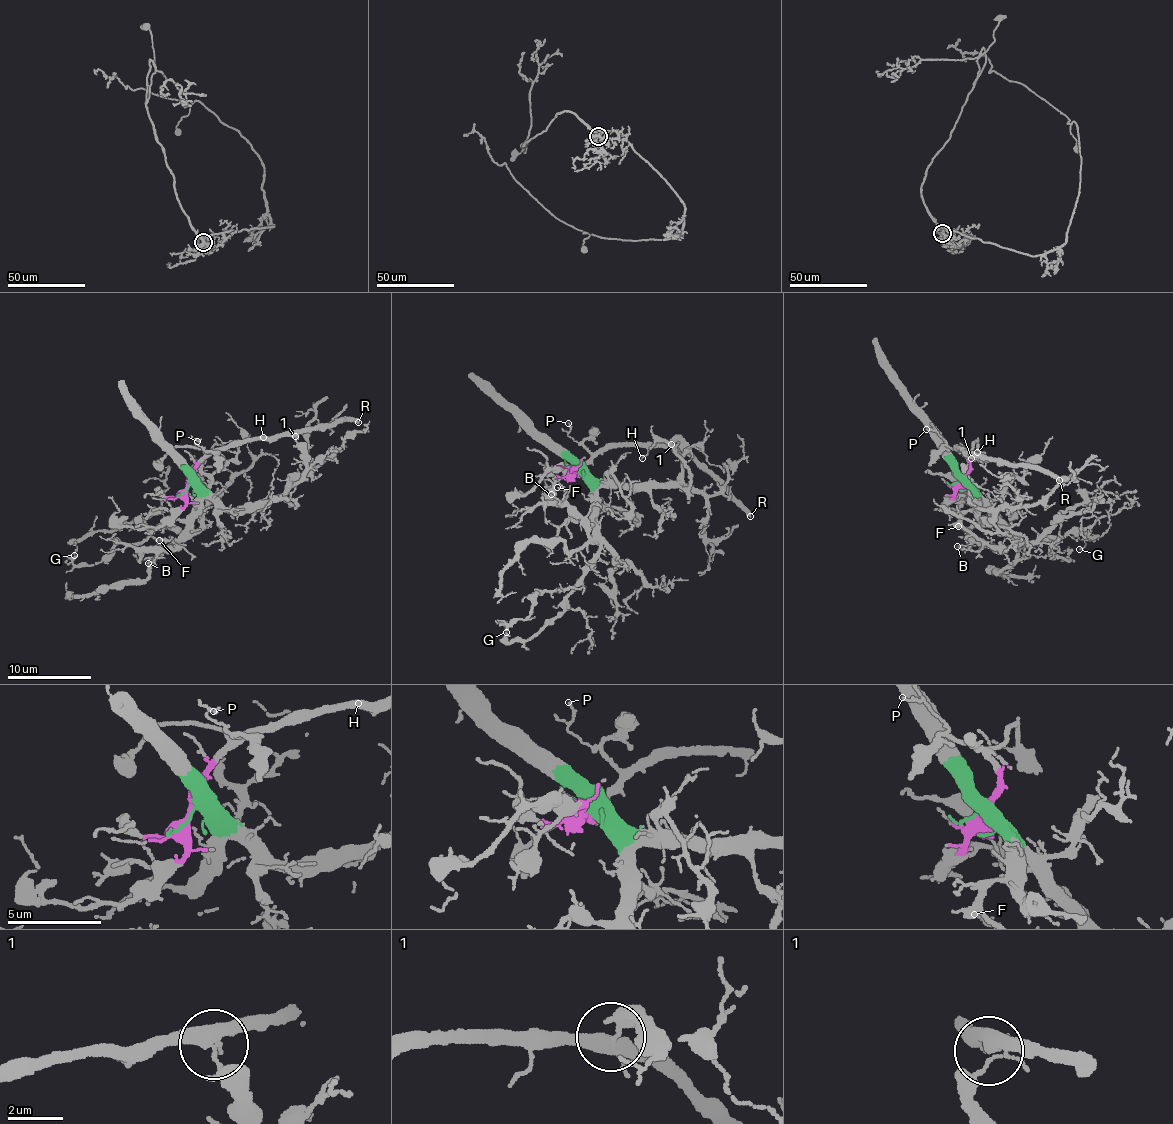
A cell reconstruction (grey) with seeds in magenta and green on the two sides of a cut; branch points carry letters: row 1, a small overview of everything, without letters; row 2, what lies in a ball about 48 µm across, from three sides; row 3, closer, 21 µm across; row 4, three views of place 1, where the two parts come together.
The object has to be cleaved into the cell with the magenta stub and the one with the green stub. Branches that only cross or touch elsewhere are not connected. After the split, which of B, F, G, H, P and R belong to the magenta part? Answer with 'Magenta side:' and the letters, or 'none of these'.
Magenta side: H, P, R

